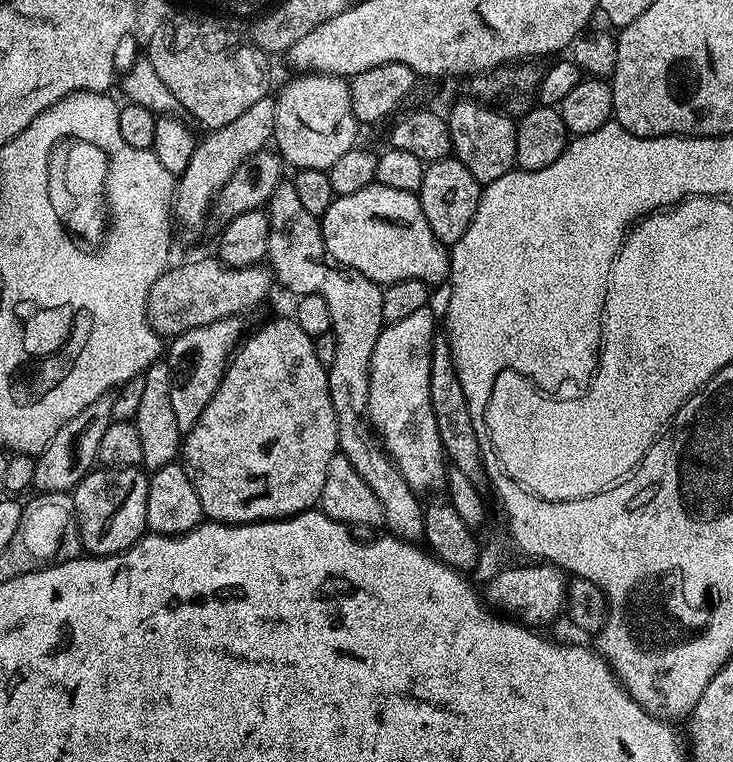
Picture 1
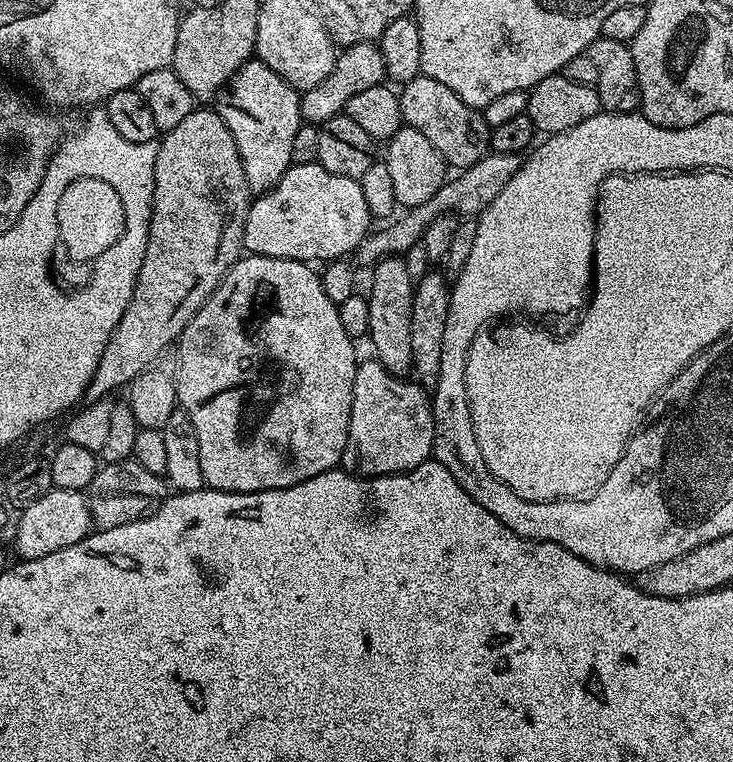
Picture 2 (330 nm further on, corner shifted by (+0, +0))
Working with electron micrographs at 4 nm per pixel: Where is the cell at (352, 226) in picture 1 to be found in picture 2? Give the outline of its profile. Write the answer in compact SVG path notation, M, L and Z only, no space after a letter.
M320 163L293 164L268 192L259 193L249 203L244 223L244 248L257 256L273 256L305 262L327 262L355 253L356 248L370 231L373 216L368 213L366 198L359 180L330 174Z

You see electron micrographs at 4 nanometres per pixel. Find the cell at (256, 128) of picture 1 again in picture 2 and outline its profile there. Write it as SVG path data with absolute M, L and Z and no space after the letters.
M197 106L193 112L186 114L186 119L180 125L174 126L174 130L163 133L159 145L158 158L154 166L152 217L148 219L146 254L144 255L144 261L140 267L140 273L136 279L136 285L132 291L130 302L126 306L118 326L110 334L110 342L106 342L106 346L102 350L102 358L98 362L98 370L94 370L94 378L88 383L88 389L84 392L83 399L89 404L105 399L109 394L112 394L108 392L114 391L115 388L121 387L120 389L123 389L131 384L135 376L142 374L142 370L146 370L155 360L159 360L161 356L171 349L168 348L171 344L173 347L179 341L180 336L184 332L184 327L191 322L196 311L212 297L212 291L222 282L222 278L228 273L229 268L240 259L242 249L244 248L244 223L246 222L246 214L248 213L250 203L250 189L246 174L242 170L242 158L238 154L238 146L234 142L234 134L230 134L230 130L226 126L226 122L220 117L219 112L208 106Z

